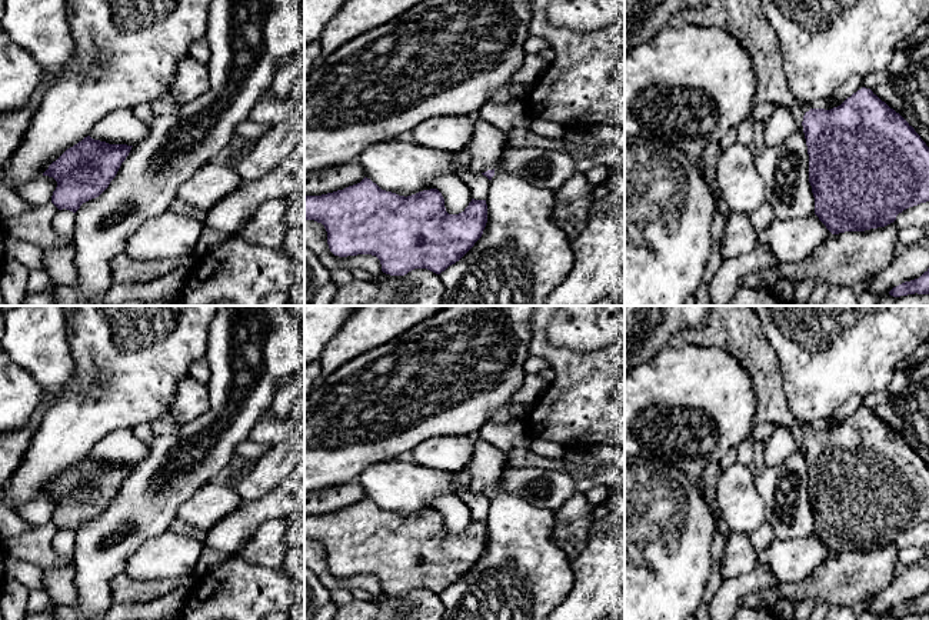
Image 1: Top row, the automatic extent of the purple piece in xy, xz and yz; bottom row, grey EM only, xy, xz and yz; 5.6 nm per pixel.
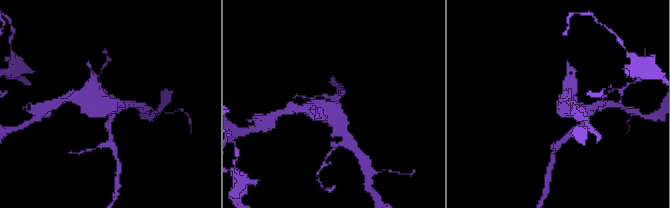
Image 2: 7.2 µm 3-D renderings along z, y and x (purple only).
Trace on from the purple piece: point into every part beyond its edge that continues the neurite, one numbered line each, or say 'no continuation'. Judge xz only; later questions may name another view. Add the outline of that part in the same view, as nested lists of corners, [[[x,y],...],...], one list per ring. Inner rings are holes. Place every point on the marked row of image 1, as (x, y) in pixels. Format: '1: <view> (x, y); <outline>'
1: xz (486, 143); [[[477,116],[473,120],[473,133],[464,149],[470,156],[469,171],[482,174],[493,170],[505,149],[505,134]]]

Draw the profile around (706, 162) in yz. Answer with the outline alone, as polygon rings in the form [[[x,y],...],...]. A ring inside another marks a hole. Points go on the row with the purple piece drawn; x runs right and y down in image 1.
[[[713,143],[713,144],[709,144],[705,149],[705,151],[695,159],[695,163],[712,191],[713,200],[716,203],[716,213],[727,219],[730,214],[729,206],[722,199],[715,181],[715,170],[716,170],[719,156],[720,156],[719,143]]]

